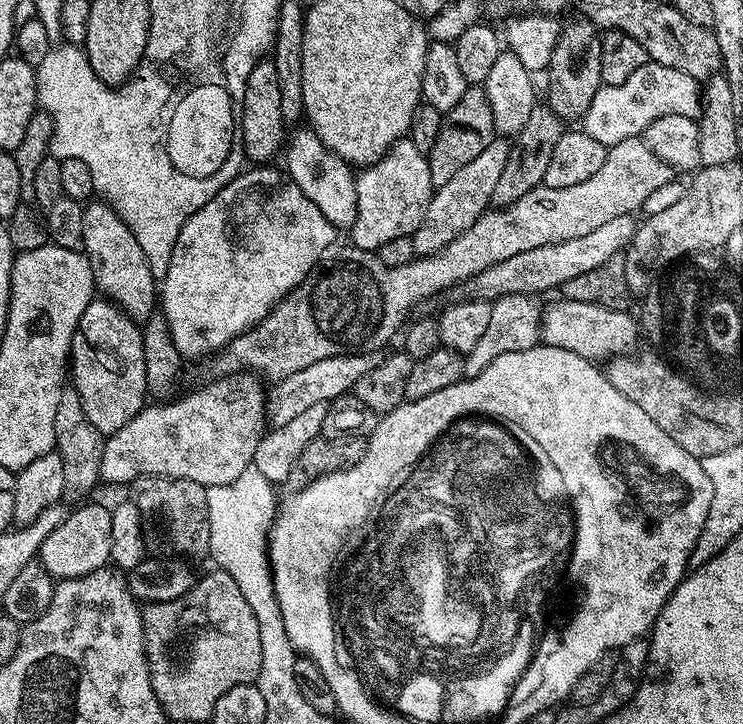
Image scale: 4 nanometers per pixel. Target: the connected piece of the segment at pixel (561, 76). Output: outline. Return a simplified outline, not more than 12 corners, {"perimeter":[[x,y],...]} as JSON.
{"perimeter":[[565,23],[546,104],[579,121],[602,86],[601,29]]}

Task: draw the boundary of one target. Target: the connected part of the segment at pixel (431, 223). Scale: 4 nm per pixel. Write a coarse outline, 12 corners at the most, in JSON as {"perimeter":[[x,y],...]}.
{"perimeter":[[493,137],[433,191],[412,235],[433,256],[489,209],[511,152]]}

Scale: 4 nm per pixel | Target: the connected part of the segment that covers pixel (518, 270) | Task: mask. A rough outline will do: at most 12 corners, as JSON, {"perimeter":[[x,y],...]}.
{"perimeter":[[632,216],[538,246],[469,277],[467,299],[563,289],[620,256]]}

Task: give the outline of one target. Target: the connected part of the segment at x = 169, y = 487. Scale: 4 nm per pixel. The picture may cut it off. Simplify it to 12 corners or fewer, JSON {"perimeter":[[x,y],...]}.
{"perimeter":[[139,476],[130,498],[144,543],[164,558],[205,555],[208,489]]}

